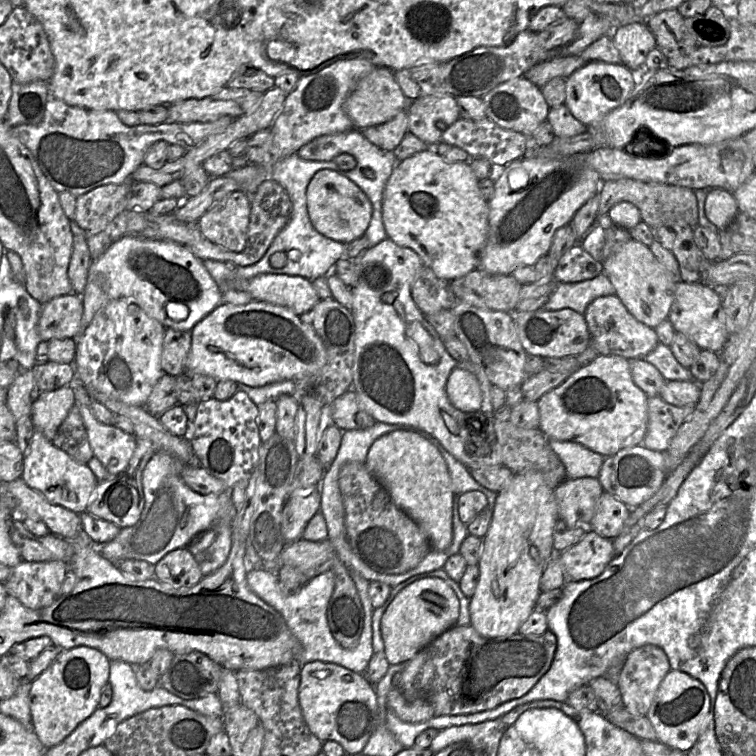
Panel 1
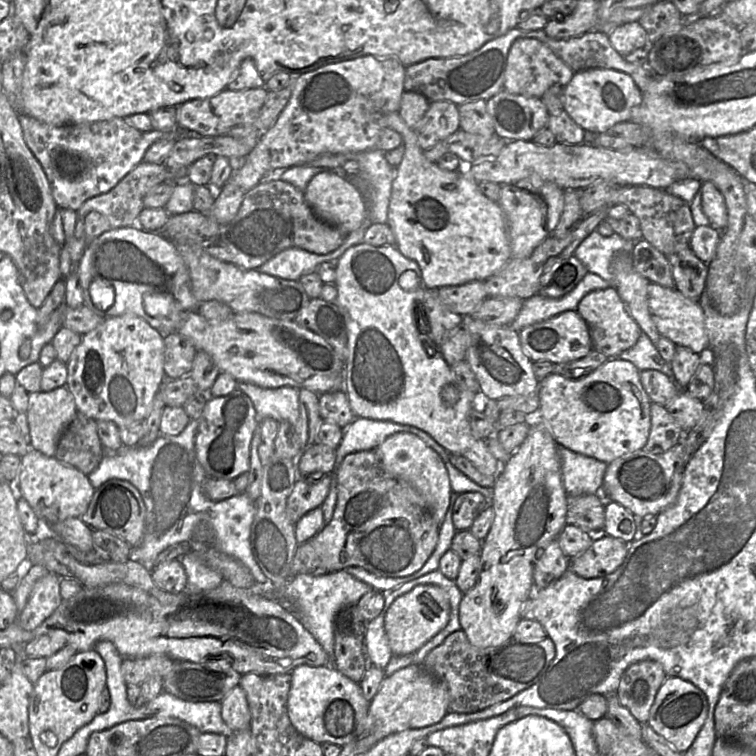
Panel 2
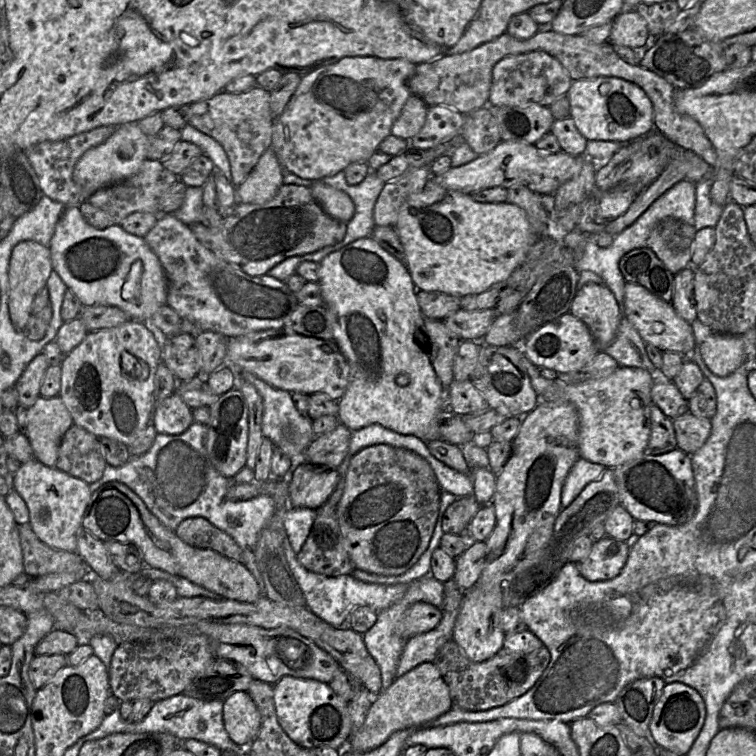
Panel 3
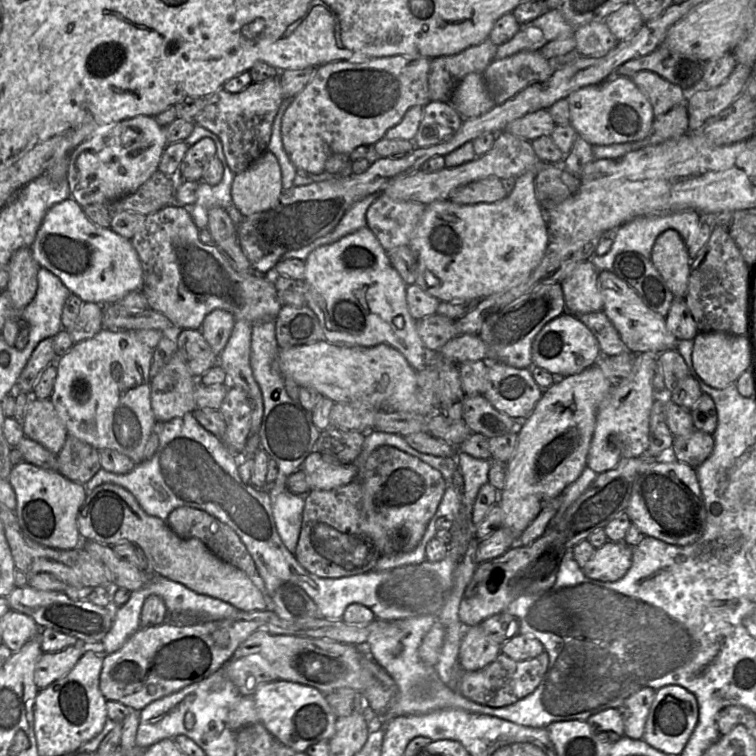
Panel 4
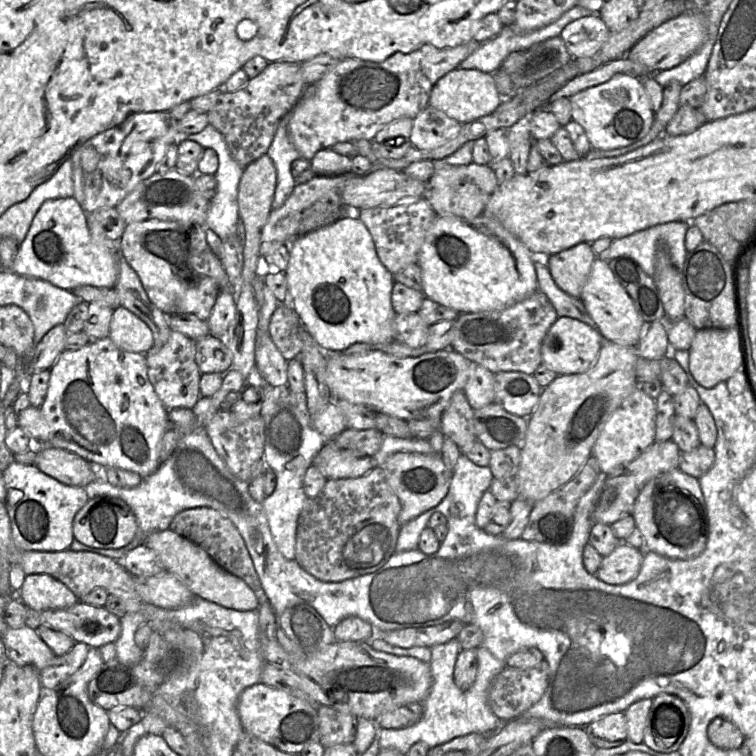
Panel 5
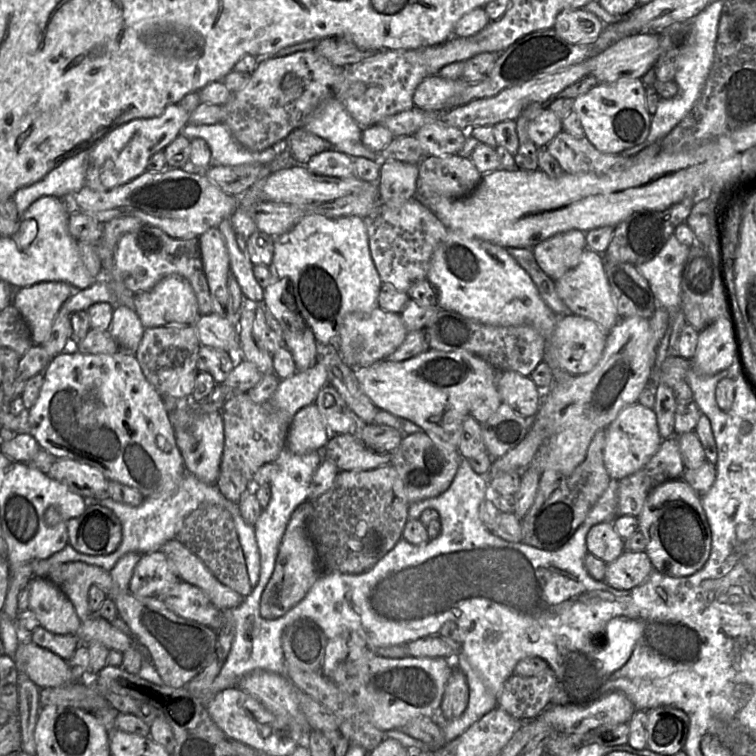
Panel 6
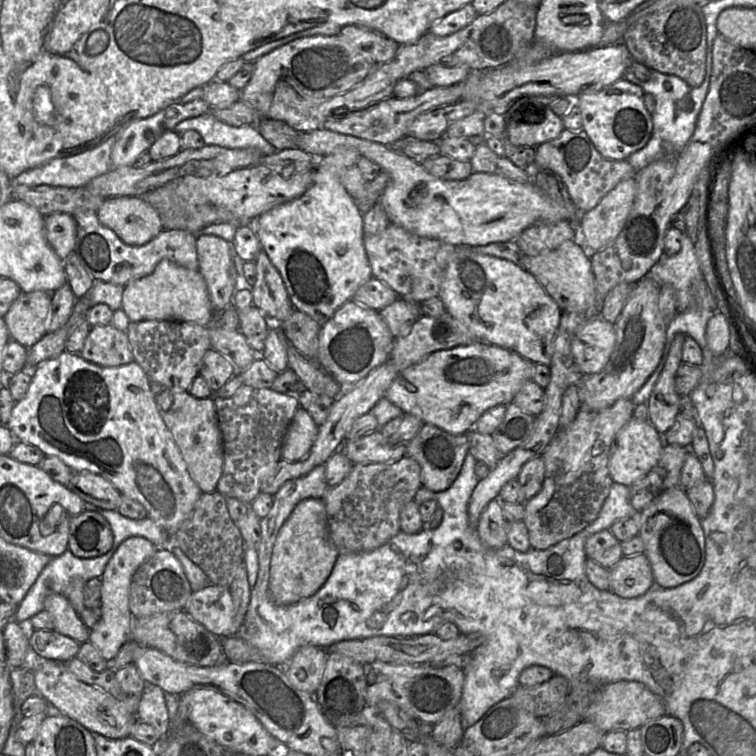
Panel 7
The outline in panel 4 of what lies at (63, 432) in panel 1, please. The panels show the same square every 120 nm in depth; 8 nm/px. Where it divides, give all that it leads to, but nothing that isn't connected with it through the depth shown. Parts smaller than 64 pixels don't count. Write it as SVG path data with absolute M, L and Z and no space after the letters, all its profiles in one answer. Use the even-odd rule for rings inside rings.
M68 435L58 454L57 471L70 481L86 484L100 469L99 450Z

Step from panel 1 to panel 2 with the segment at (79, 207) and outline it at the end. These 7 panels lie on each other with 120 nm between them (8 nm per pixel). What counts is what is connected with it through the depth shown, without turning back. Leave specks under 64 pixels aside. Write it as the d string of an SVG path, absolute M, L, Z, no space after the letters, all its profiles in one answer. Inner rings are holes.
M141 162L131 170L119 183L110 191L86 200L76 211L80 219L91 211L101 213L109 222L111 229L136 225L140 212L145 208L143 198L154 186L168 182L169 169L164 164Z

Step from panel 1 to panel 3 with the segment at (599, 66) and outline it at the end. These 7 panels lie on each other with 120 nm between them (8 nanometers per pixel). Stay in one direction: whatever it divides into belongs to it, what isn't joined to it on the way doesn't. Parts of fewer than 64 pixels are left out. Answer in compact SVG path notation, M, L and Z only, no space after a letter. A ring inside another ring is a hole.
M616 77L576 80L567 93L571 118L586 140L613 141L622 145L654 130L653 105L636 84Z

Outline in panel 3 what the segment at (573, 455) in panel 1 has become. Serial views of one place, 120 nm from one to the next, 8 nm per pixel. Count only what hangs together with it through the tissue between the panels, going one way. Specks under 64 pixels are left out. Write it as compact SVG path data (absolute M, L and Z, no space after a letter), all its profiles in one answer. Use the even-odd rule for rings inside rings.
M578 458L569 471L561 492L561 507L566 508L590 482L598 479L607 469L603 465Z

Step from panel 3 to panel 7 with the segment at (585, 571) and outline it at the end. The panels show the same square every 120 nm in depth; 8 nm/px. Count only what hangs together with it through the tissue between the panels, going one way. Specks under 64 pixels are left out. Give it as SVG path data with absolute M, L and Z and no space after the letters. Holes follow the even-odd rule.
M645 554L623 556L610 569L610 590L619 597L639 597L653 584L652 568Z

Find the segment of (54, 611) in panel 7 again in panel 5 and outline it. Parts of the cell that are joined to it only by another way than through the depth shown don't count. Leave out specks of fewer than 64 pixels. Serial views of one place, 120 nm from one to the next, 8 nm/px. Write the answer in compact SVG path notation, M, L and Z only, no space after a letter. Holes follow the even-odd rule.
M48 574L26 575L19 592L22 601L31 612L64 609L73 606L79 599L65 584Z

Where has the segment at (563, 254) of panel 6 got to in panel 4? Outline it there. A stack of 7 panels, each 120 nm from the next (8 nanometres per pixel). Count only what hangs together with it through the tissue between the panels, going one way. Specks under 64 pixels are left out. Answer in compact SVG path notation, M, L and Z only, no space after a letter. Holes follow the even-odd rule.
M591 260L584 261L561 282L566 311L574 316L603 309L599 271Z

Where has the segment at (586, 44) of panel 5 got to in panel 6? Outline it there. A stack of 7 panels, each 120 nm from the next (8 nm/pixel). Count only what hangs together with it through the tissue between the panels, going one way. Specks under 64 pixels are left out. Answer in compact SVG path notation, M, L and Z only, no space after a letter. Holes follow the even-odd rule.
M584 8L565 9L556 18L553 29L572 44L591 44L602 33L605 24Z

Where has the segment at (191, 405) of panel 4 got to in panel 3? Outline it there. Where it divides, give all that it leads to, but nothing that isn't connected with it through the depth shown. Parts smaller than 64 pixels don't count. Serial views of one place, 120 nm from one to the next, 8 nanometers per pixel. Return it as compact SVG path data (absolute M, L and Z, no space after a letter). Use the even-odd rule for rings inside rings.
M173 392L155 409L150 423L160 434L178 435L186 431L193 421L192 409Z

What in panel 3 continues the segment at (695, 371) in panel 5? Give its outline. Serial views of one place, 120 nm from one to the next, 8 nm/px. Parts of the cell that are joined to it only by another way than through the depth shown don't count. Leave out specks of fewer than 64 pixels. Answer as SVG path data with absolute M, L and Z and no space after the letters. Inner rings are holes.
M714 332L700 345L702 359L716 376L726 377L746 361L744 341L741 336Z

